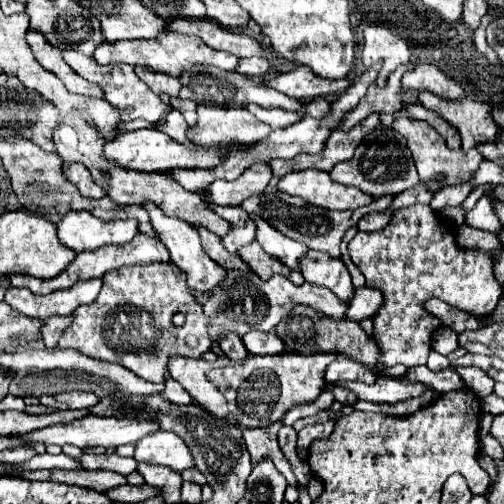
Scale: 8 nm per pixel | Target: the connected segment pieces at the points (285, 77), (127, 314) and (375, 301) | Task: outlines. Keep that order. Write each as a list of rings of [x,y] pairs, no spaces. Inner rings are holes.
[[[299,65],[287,73],[281,73],[275,77],[269,87],[295,97],[295,99],[315,99],[315,97],[327,97],[335,93],[343,93],[351,85],[349,77],[343,79],[323,79],[317,77],[309,67]]]
[[[159,263],[159,265],[145,265],[145,267],[121,267],[117,271],[109,271],[103,277],[103,287],[99,297],[91,305],[83,305],[73,311],[73,323],[63,331],[59,339],[59,347],[73,347],[83,351],[89,357],[103,359],[103,361],[115,361],[135,375],[159,383],[167,373],[167,361],[171,355],[185,355],[199,359],[205,351],[211,349],[211,339],[207,335],[207,319],[203,315],[203,309],[199,303],[195,303],[195,297],[191,295],[187,287],[187,275],[179,271],[173,263]],[[183,313],[185,323],[181,327],[173,325],[173,315]]]
[[[355,287],[355,295],[347,301],[347,319],[361,321],[373,317],[381,303],[383,303],[383,295],[379,289]]]

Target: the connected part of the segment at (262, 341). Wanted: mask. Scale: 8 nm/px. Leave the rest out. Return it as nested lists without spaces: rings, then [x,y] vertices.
[[[249,331],[241,339],[251,355],[277,355],[285,351],[283,341],[273,331]]]

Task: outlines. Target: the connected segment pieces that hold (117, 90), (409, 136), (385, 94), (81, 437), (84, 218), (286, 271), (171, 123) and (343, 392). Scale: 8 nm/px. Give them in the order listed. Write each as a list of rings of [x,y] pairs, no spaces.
[[[63,49],[63,59],[65,59],[65,63],[69,63],[71,69],[77,71],[81,77],[99,85],[99,87],[105,91],[105,99],[107,99],[111,105],[115,105],[115,107],[119,107],[119,109],[133,107],[133,113],[123,115],[123,121],[145,119],[145,121],[155,123],[155,121],[161,119],[163,111],[167,109],[167,105],[165,105],[153,91],[149,91],[149,87],[147,87],[141,79],[137,79],[137,75],[135,75],[135,71],[133,71],[131,65],[105,65],[105,67],[103,67],[103,65],[99,65],[93,57],[85,57],[81,51],[75,51],[75,49]]]
[[[399,117],[399,119],[393,121],[391,129],[395,129],[397,133],[401,133],[407,139],[407,147],[409,147],[409,151],[413,155],[413,161],[415,161],[415,167],[419,171],[421,181],[431,181],[431,179],[443,175],[447,179],[447,183],[463,183],[463,181],[473,179],[479,163],[483,161],[483,157],[481,157],[481,153],[477,149],[471,149],[471,151],[449,149],[445,139],[429,123],[409,119],[409,117]]]
[[[399,67],[397,71],[393,71],[391,77],[387,77],[385,87],[379,87],[377,83],[373,83],[367,91],[367,95],[359,101],[359,105],[347,113],[347,119],[341,123],[339,129],[349,131],[353,129],[357,123],[361,123],[367,115],[379,111],[379,113],[391,113],[397,115],[403,109],[403,85],[401,85],[401,77],[407,71],[407,67]]]
[[[89,415],[85,419],[79,419],[79,421],[73,421],[69,425],[53,425],[53,427],[45,427],[45,429],[39,429],[39,431],[31,431],[31,433],[25,433],[21,435],[23,439],[31,441],[31,443],[45,443],[45,445],[67,445],[67,443],[73,443],[81,449],[85,447],[117,447],[117,445],[123,445],[123,443],[135,443],[139,441],[141,437],[149,435],[149,433],[155,433],[159,431],[159,421],[157,419],[119,419],[119,417],[97,417],[97,415]]]
[[[69,211],[57,223],[59,241],[73,251],[95,251],[103,245],[129,243],[139,233],[137,219],[103,221],[89,215],[89,211]]]
[[[249,243],[247,247],[241,247],[241,249],[239,249],[239,255],[241,255],[241,259],[251,267],[251,271],[257,273],[261,279],[269,279],[271,275],[281,273],[281,275],[289,277],[289,279],[291,279],[293,283],[297,283],[297,285],[303,285],[303,283],[305,283],[305,279],[303,279],[303,275],[301,275],[299,271],[291,271],[285,263],[279,263],[279,259],[267,255],[267,253],[259,247],[259,243]]]
[[[173,111],[173,113],[169,113],[169,117],[167,117],[167,121],[163,125],[157,125],[157,129],[171,135],[173,139],[177,139],[179,135],[187,133],[187,123],[185,123],[183,115],[179,115],[179,111]]]
[[[327,385],[325,389],[329,389],[329,391],[333,391],[333,395],[335,395],[335,399],[339,401],[339,403],[355,403],[357,401],[357,395],[353,395],[349,389],[343,389],[343,387],[333,387],[333,385]]]

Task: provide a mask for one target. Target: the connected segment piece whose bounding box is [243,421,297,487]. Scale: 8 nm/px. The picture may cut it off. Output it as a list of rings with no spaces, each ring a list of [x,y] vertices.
[[[277,421],[267,429],[245,429],[243,437],[245,437],[245,443],[247,443],[247,449],[251,453],[253,463],[257,463],[265,455],[271,457],[277,471],[287,479],[287,483],[291,487],[297,487],[297,479],[291,471],[291,465],[289,465],[287,457],[283,455],[283,451],[279,449],[279,443],[277,443],[277,431],[281,429],[281,425],[283,425],[283,421]]]

